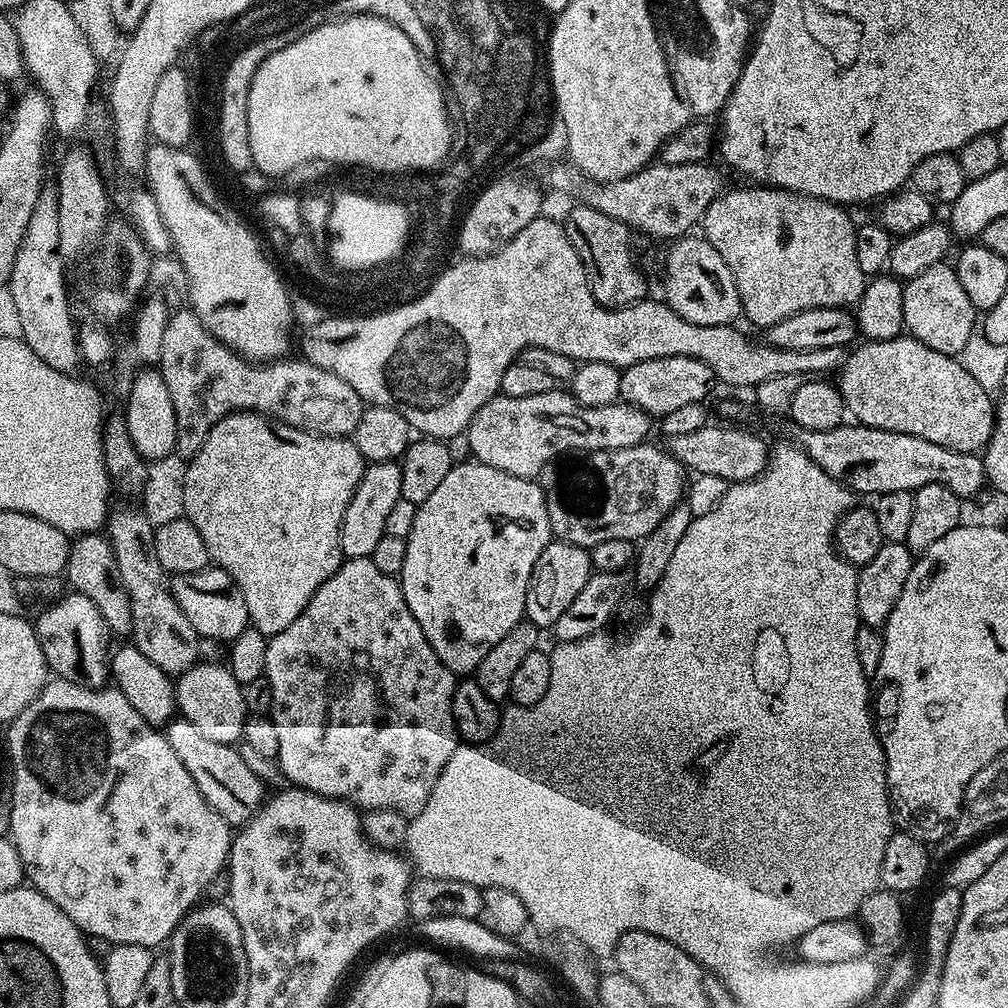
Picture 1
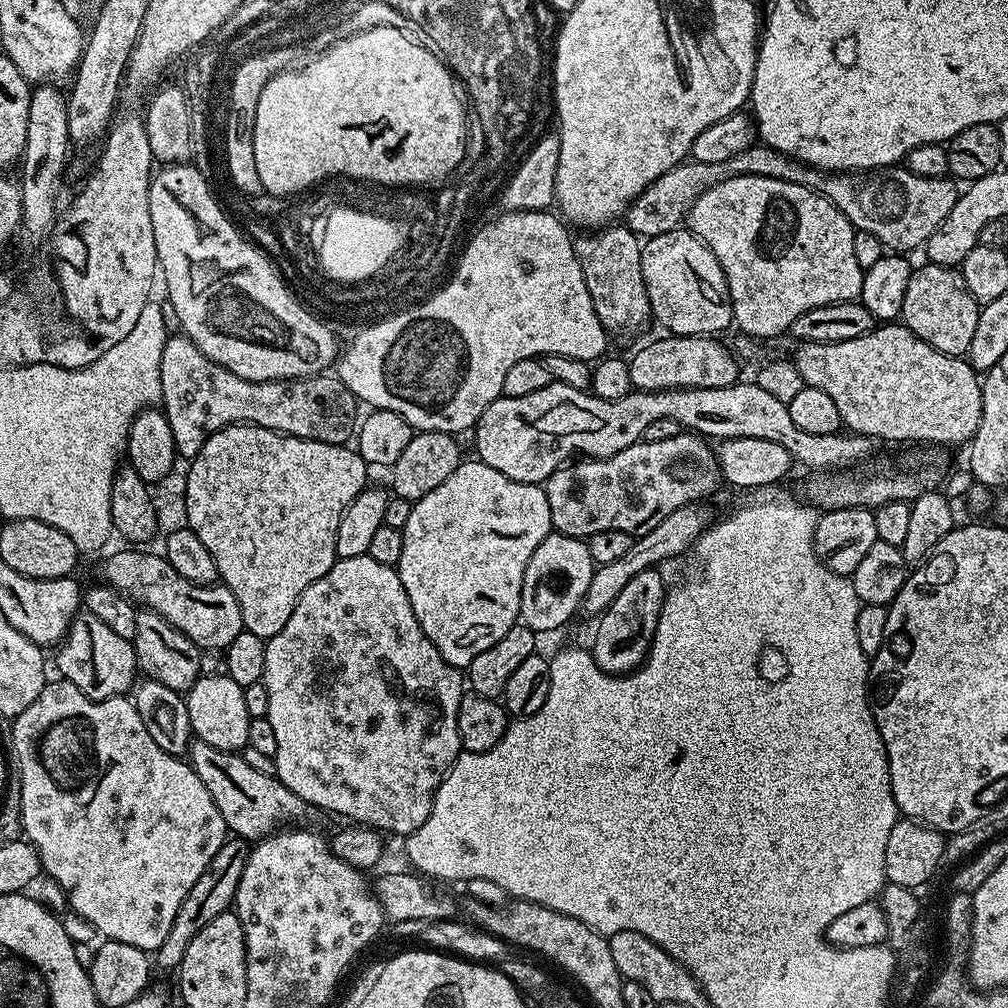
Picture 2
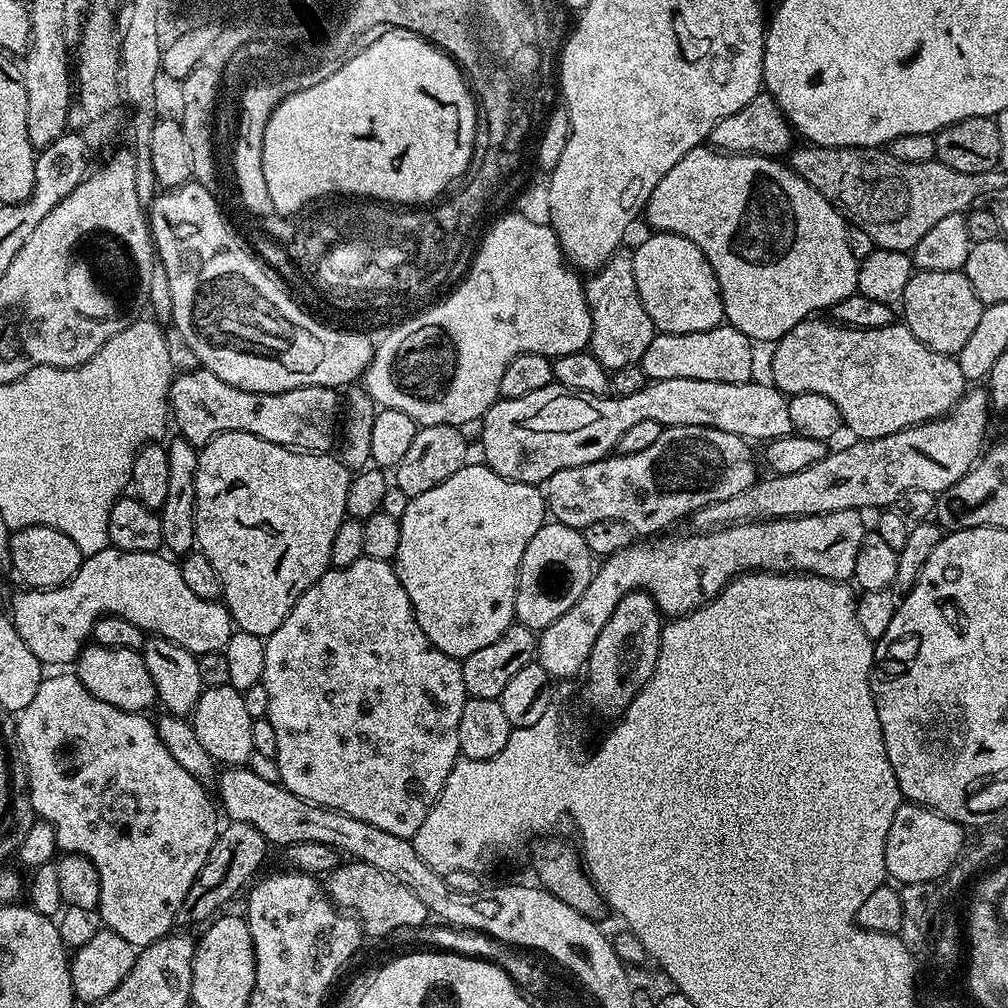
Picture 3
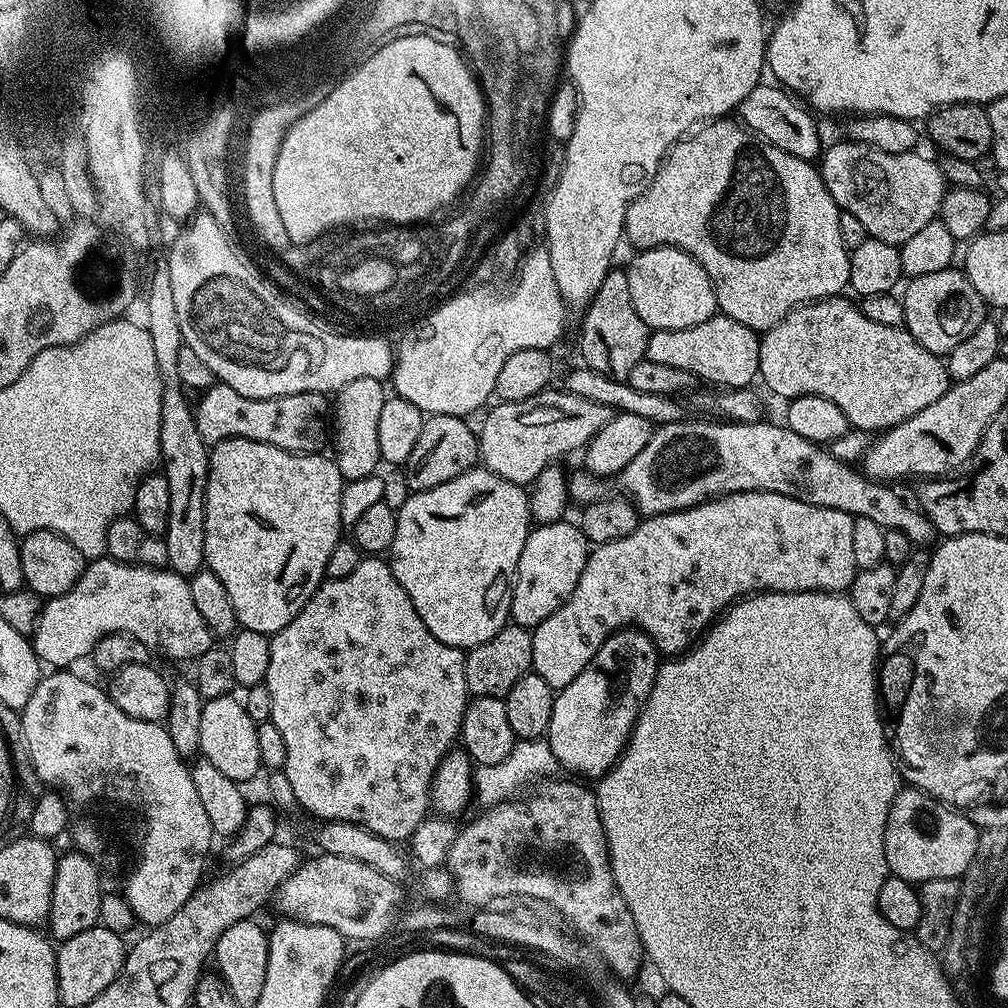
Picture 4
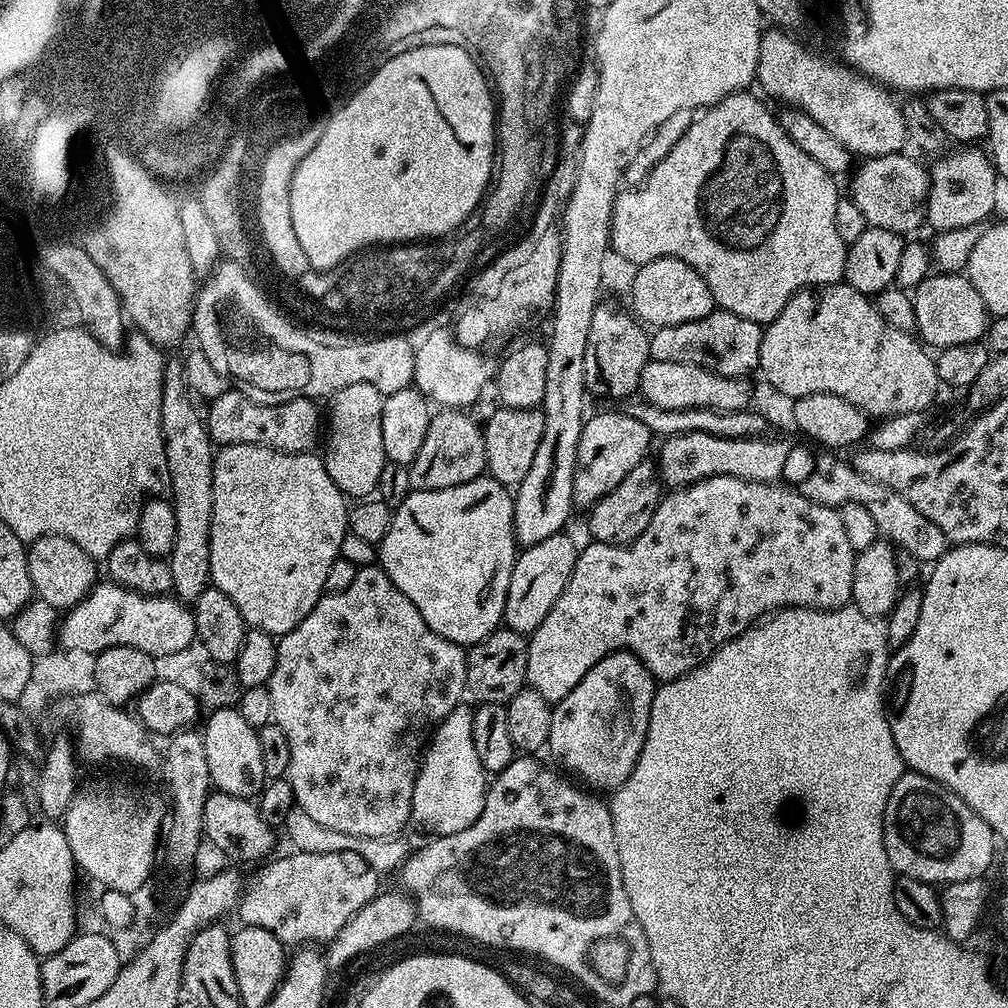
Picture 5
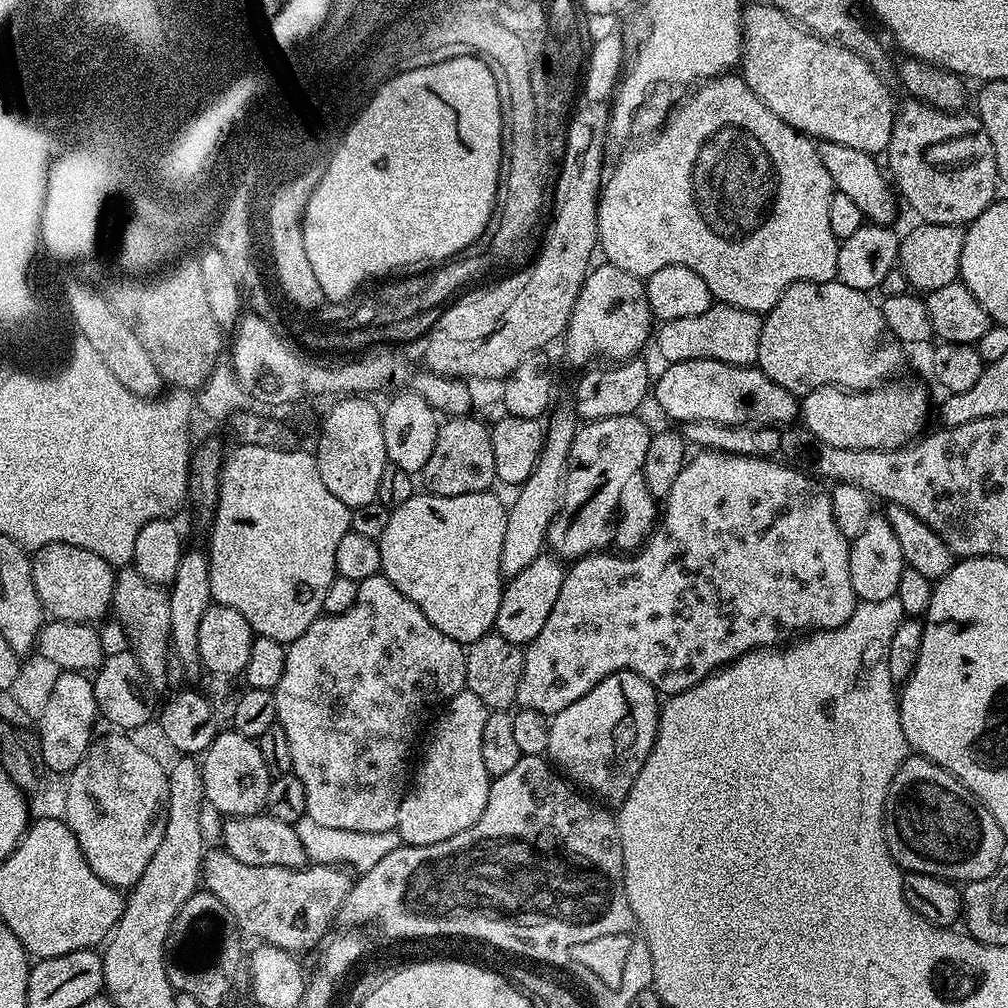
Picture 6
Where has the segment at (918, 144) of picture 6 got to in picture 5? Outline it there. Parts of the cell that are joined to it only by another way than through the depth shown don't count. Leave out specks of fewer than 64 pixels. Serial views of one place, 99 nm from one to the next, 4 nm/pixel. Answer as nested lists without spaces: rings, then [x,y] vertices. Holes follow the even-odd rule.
[[[956,146],[953,152],[945,151],[941,160],[936,160],[930,165],[928,177],[928,195],[926,209],[924,212],[925,221],[934,228],[933,231],[950,231],[966,227],[970,224],[983,222],[988,216],[993,215],[993,187],[997,174],[992,166],[989,153],[980,146]]]

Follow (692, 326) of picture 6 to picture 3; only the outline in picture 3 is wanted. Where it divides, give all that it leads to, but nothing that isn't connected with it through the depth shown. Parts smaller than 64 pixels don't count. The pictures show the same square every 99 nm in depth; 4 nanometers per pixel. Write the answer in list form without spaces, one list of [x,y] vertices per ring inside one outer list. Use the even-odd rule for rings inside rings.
[[[725,322],[710,330],[694,334],[661,332],[646,346],[640,368],[649,381],[662,378],[702,378],[702,382],[734,382],[746,384],[752,376],[752,348],[754,342],[742,330]]]

